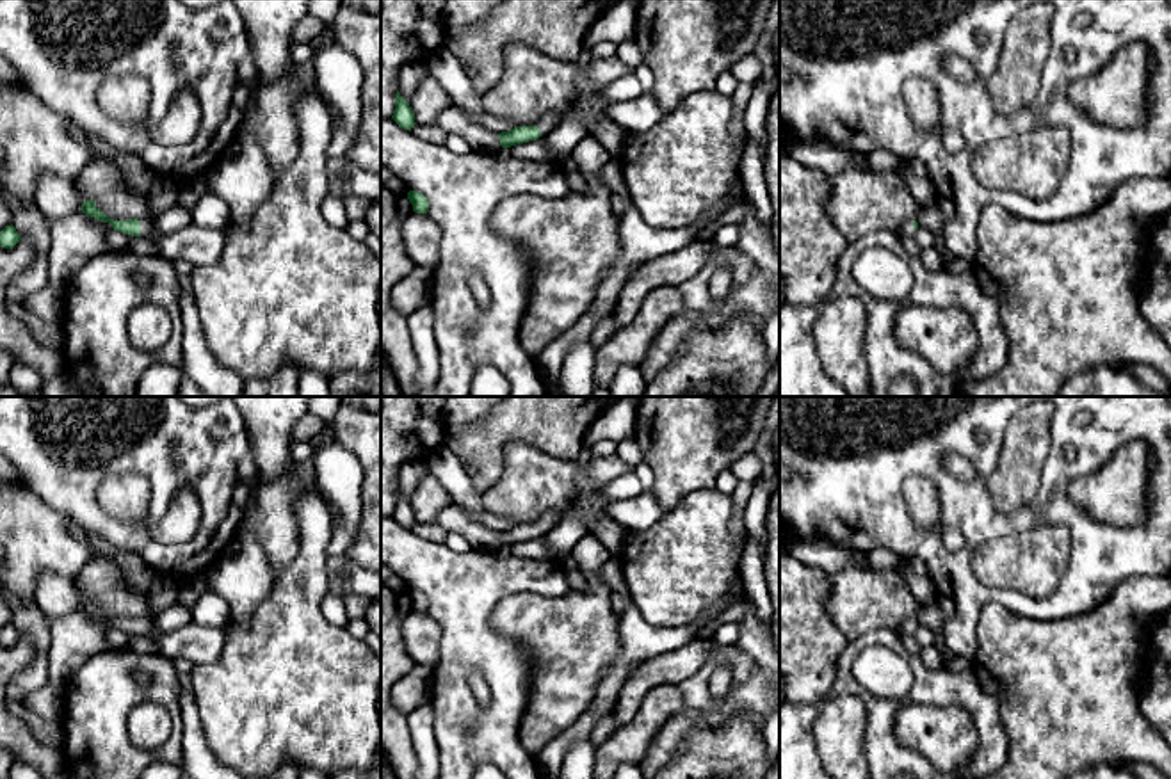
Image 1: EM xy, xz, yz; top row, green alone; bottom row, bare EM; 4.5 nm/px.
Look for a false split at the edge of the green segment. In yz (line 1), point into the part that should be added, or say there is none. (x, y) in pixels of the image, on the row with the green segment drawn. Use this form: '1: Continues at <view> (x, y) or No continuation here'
1: Continues at yz (906, 230)

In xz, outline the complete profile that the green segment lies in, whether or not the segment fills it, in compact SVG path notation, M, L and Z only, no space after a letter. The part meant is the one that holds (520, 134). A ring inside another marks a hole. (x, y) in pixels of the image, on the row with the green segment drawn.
M586 76L580 78L575 96L569 105L555 114L543 117L534 126L516 126L509 132L498 133L500 146L511 148L521 142L536 141L553 132L571 112L571 108L578 103L586 105L586 135L593 135L596 139L596 130L603 121L610 121L607 108L609 103L600 100L598 85L591 84Z

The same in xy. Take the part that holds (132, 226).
M93 199L82 203L82 212L98 221L109 222L116 231L144 237L157 245L160 254L169 261L187 261L194 269L208 267L221 260L226 247L226 229L214 229L189 222L185 228L173 233L158 233L155 229L153 219L146 217L142 221L114 221L109 219Z

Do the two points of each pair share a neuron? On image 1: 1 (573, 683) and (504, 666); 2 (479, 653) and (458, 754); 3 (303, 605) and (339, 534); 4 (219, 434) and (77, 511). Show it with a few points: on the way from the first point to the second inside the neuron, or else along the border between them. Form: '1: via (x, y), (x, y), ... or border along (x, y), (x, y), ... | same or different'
1: border along (513, 635), (534, 662), (524, 714) | different
2: via (458, 676), (458, 730) | same
3: border along (331, 529), (328, 557) | different
4: via (178, 445), (121, 445), (96, 470) | same

